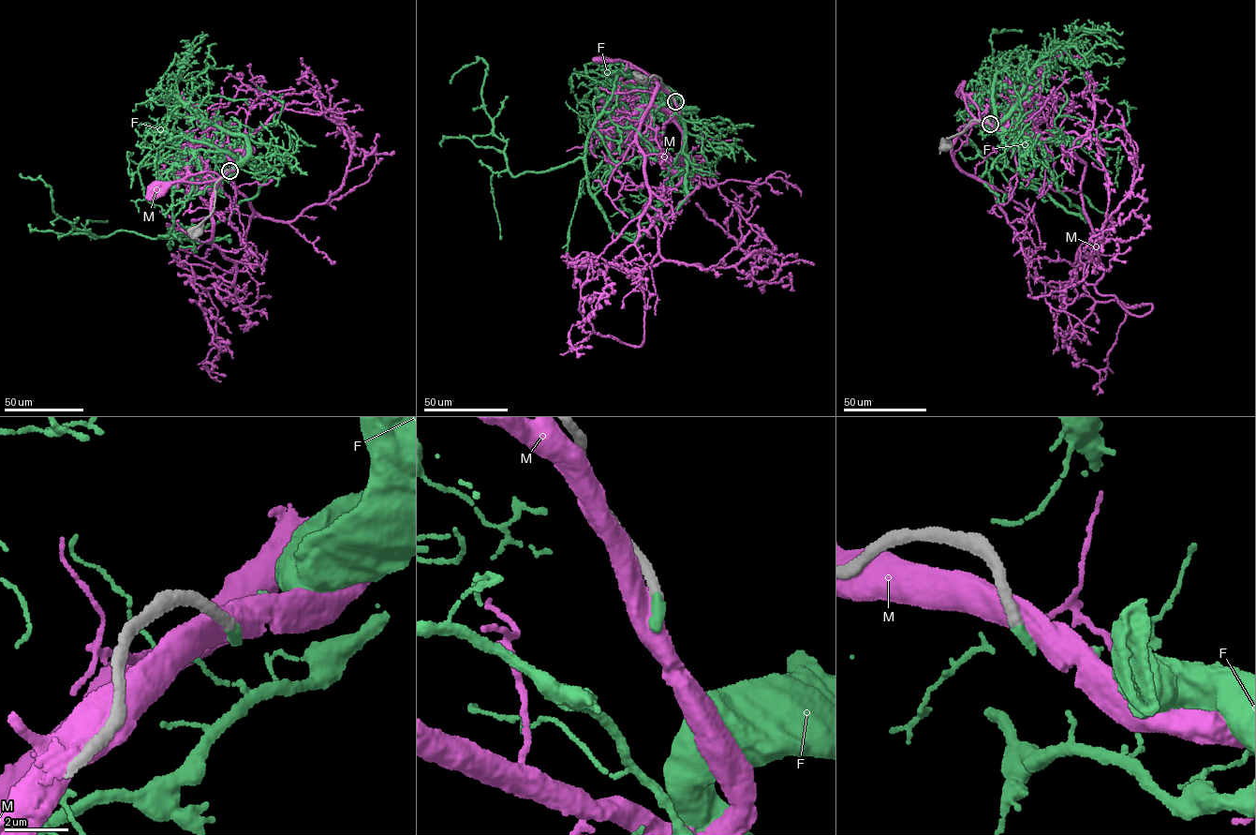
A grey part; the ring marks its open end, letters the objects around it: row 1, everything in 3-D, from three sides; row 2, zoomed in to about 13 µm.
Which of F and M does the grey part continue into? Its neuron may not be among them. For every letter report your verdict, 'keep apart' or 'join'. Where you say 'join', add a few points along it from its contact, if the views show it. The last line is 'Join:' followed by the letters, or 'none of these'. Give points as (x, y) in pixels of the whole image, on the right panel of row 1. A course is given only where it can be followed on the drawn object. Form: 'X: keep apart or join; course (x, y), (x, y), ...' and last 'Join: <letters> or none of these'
F: join; course (990, 124), (1003, 132), (967, 125), (979, 152), (1017, 172), (1049, 156), (993, 61), (992, 33), (1022, 31)
M: keep apart
Join: F

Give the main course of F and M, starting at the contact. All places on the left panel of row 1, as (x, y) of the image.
F: (229, 171), (238, 168), (189, 198), (170, 233), (155, 238), (74, 227), (53, 210), (51, 187), (20, 174)
M: (229, 171), (224, 176), (204, 182), (181, 181), (161, 185), (153, 194)

